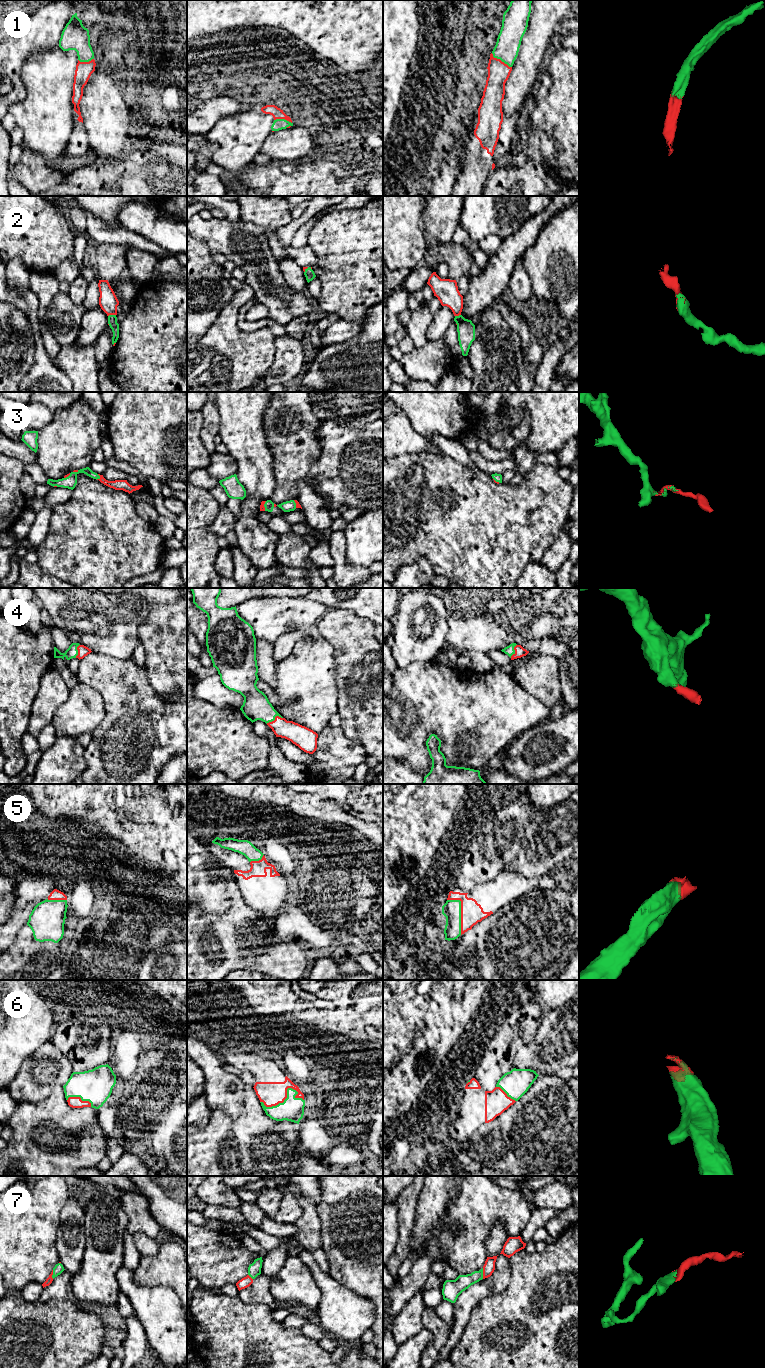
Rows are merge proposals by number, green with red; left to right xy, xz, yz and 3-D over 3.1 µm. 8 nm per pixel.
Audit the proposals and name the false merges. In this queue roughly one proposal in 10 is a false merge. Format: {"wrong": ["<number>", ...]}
{"wrong": []}

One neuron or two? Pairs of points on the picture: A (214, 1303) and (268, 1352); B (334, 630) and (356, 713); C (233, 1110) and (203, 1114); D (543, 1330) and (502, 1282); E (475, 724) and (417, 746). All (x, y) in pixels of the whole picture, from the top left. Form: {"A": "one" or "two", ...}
{"A": "one", "B": "one", "C": "two", "D": "two", "E": "one"}

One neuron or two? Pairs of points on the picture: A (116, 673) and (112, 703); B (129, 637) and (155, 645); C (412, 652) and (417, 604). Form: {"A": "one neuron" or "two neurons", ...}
{"A": "one neuron", "B": "two neurons", "C": "one neuron"}

